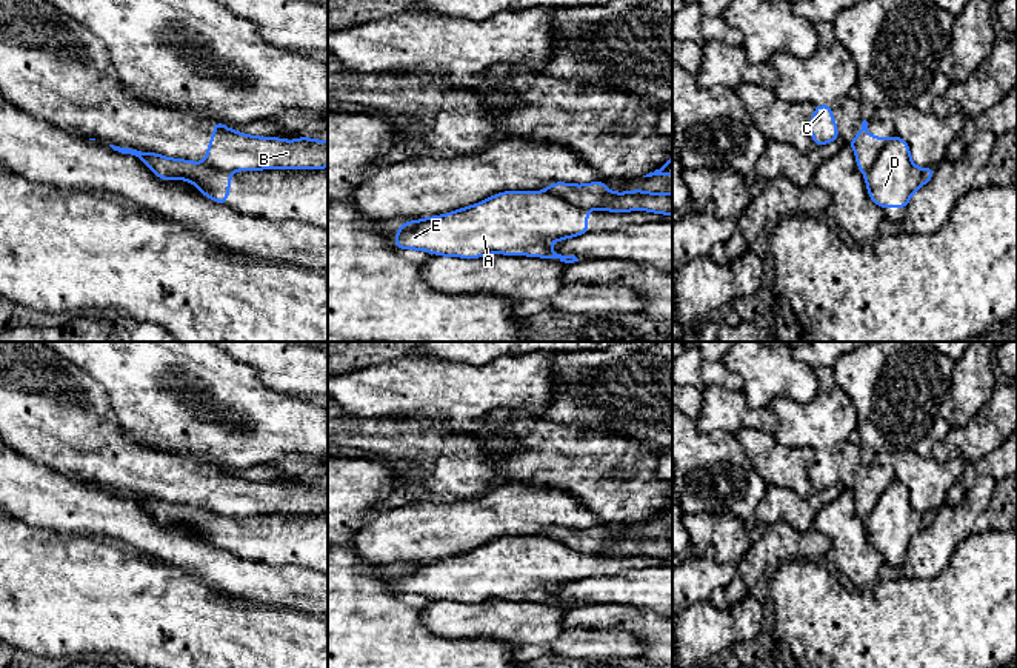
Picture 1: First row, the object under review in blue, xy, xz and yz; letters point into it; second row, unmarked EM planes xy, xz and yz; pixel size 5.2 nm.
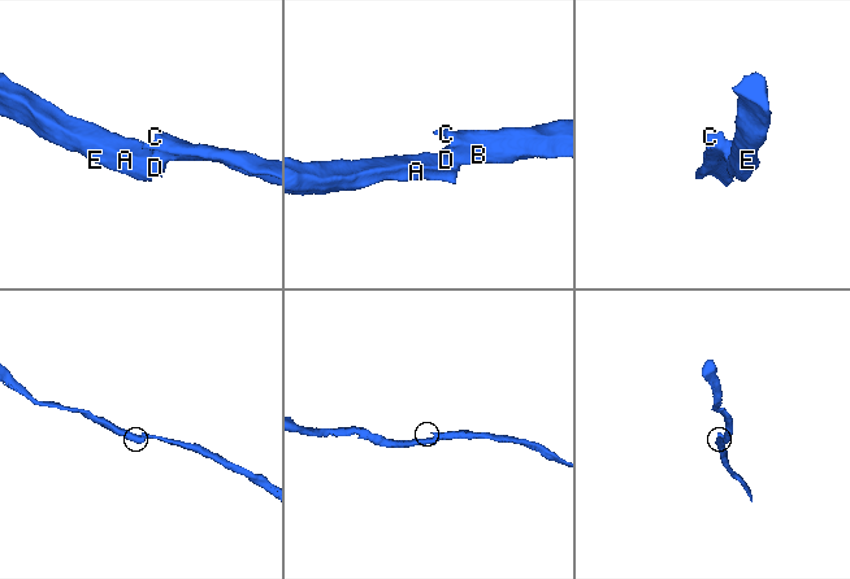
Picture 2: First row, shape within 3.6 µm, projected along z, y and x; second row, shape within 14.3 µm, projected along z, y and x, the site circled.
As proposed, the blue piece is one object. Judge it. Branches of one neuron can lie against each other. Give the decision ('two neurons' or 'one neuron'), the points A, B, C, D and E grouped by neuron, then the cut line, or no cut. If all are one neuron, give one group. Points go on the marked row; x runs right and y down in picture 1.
two neurons | A D E / B C | xz (548, 191), (585, 210)

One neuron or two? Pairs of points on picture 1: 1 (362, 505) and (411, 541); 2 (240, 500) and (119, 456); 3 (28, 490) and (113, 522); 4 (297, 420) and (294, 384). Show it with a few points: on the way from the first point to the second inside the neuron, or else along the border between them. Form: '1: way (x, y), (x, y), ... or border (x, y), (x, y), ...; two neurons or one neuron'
1: border (379, 511), (354, 534), (353, 542); two neurons
2: way (210, 485), (150, 471); one neuron
3: way (50, 500), (91, 510); one neuron
4: border (262, 382), (276, 391), (306, 399); two neurons

